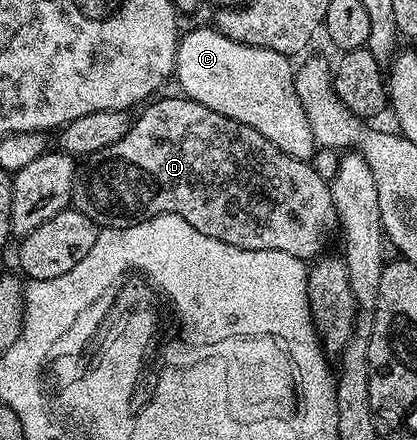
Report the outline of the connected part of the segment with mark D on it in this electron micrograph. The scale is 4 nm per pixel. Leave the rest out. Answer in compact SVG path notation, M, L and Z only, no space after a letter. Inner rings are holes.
M183 95L175 96L145 104L129 133L122 135L118 143L87 158L85 165L88 166L76 174L71 208L86 214L98 226L114 229L125 229L136 221L173 213L186 219L190 227L202 231L202 235L222 239L222 243L230 243L230 247L242 247L246 251L286 251L286 255L311 262L311 257L323 251L328 236L338 229L329 178L318 175L315 164L294 159L274 147L274 143L270 143L266 135L258 135L254 127L218 115L218 111L210 111L210 107L202 107L202 103Z

